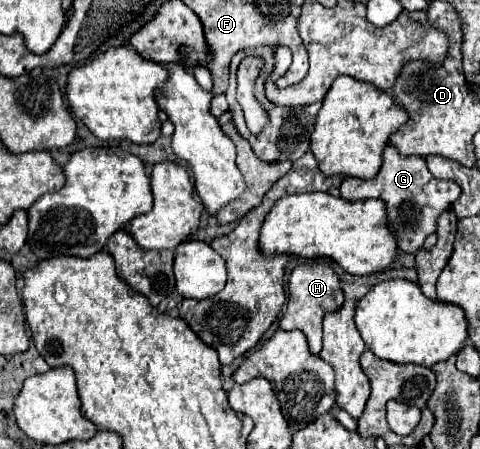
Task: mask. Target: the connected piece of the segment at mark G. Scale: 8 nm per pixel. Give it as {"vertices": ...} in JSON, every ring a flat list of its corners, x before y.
{"vertices":[[390,144,382,152,382,168,374,180,358,180,358,178,344,178,340,186,340,198,348,202,366,200,366,198,380,198,386,204,386,216,388,216,388,228,396,236,398,250,406,254,416,254,426,236,436,232,436,220,438,216,452,206,452,202,460,196,460,186,452,180,438,180,434,178,424,158,416,156,400,156,398,150,394,150]]}

